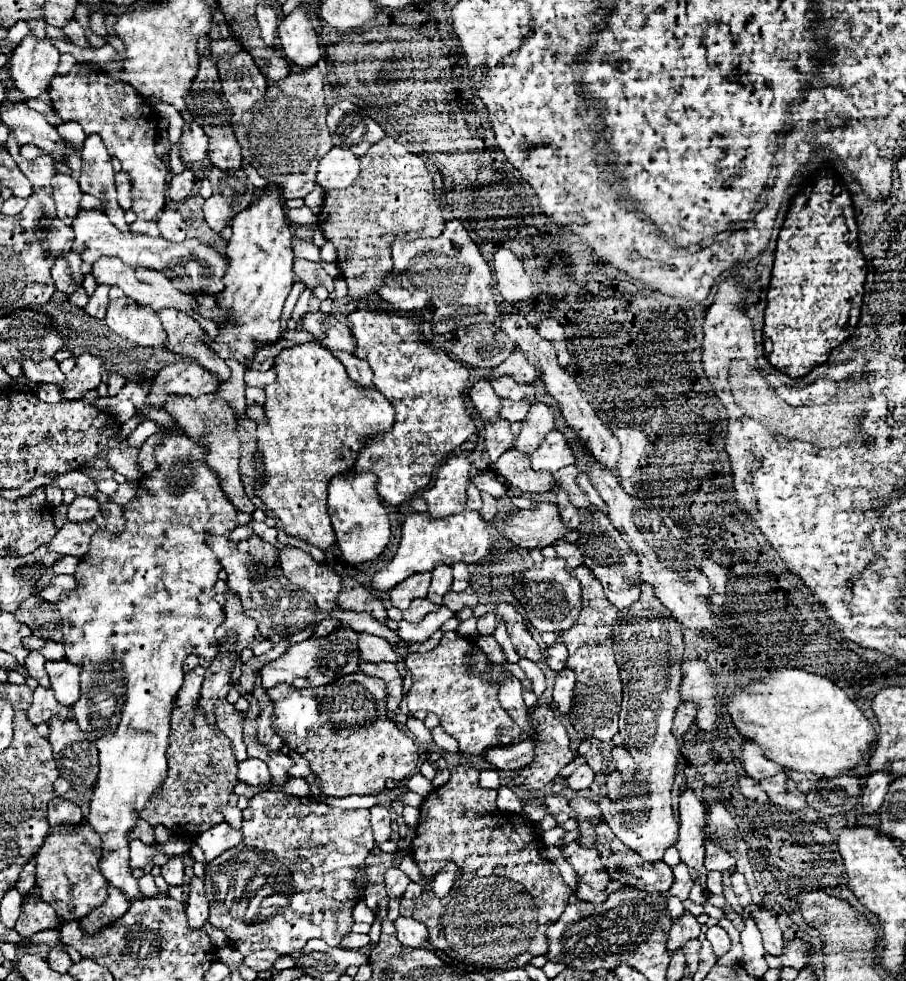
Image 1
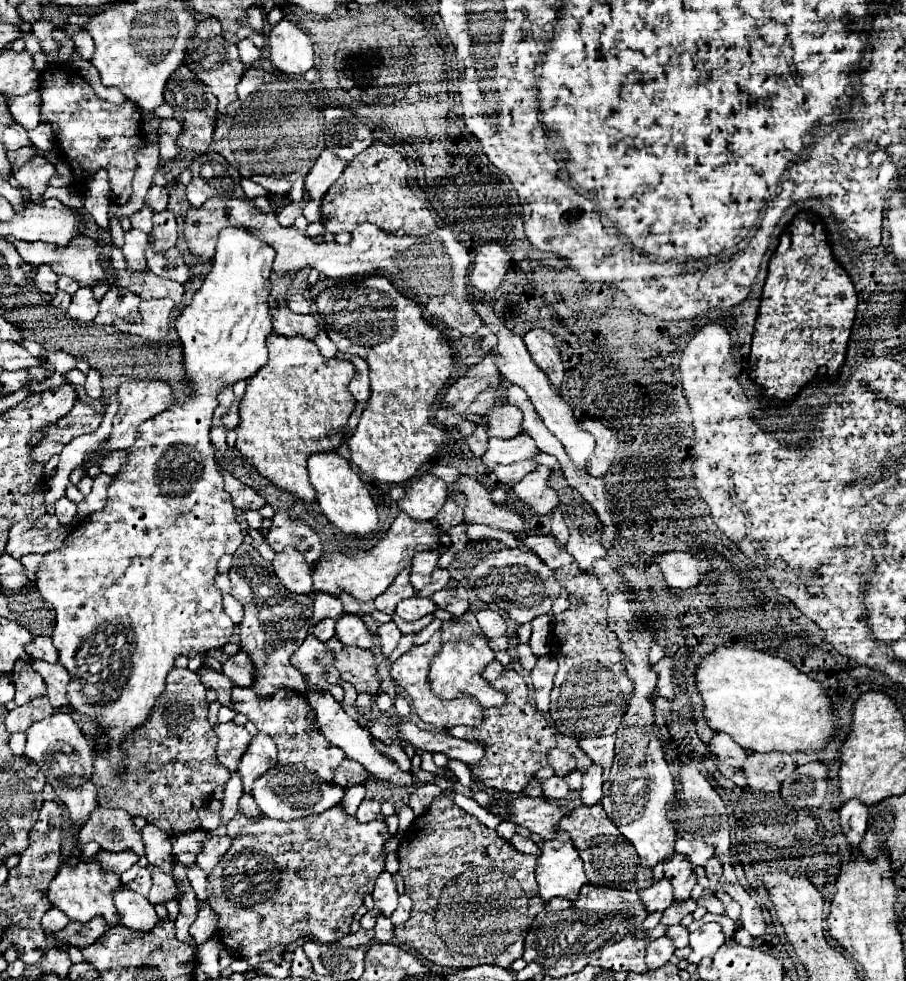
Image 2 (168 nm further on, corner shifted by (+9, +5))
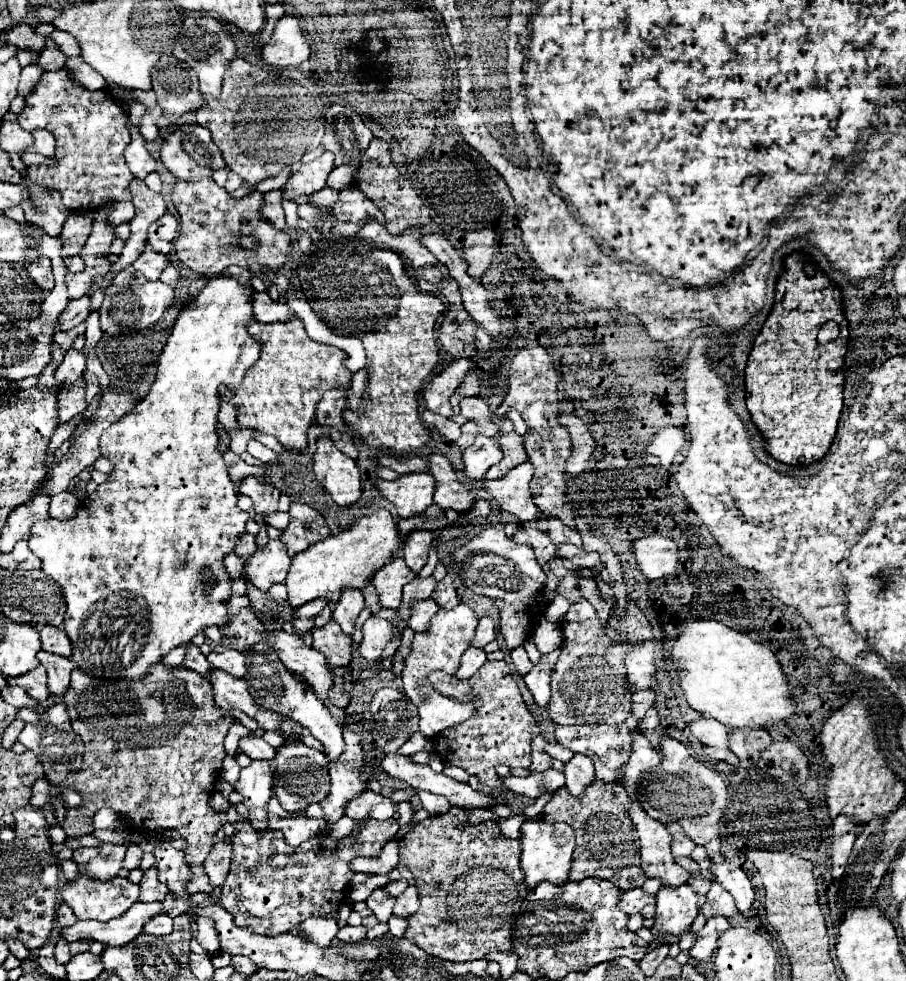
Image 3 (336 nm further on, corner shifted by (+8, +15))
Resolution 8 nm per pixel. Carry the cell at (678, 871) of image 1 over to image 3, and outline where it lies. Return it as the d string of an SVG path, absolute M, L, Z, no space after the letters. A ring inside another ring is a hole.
M641 888L627 890L627 892L623 892L623 896L619 896L619 908L625 914L637 914L647 904L655 904L655 896L645 894Z

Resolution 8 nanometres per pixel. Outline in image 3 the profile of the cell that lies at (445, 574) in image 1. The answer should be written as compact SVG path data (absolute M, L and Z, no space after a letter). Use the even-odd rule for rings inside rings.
M411 530L403 544L403 558L413 572L419 572L429 556L429 548L433 542L433 532L429 530Z

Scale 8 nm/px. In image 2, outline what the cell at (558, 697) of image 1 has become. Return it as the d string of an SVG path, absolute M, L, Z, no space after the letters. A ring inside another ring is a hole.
M542 656L534 666L534 670L530 672L532 686L534 686L534 702L540 712L550 710L550 690L556 670L558 670L558 662L554 662L554 658L550 656Z

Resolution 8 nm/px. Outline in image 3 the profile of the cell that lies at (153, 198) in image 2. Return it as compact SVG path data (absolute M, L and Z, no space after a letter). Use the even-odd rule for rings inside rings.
M133 180L129 184L129 190L131 190L131 202L135 206L135 216L129 220L131 236L125 240L125 246L119 254L119 260L111 266L111 270L105 276L99 276L93 280L89 294L93 294L97 288L111 286L115 274L121 272L125 266L133 264L137 260L137 256L141 256L145 252L149 226L167 212L167 204L163 200L163 194L149 190L143 180Z

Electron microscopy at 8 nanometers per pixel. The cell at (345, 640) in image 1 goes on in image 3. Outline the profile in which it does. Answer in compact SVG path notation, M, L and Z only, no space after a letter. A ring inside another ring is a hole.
M215 646L207 654L207 660L211 662L213 668L229 672L235 678L243 678L245 670L247 670L245 668L245 654L235 648L229 648L229 646Z

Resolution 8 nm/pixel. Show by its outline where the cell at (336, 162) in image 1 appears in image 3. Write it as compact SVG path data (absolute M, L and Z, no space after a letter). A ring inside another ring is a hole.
M323 152L323 156L319 156L317 160L313 160L309 164L301 164L299 168L295 168L289 182L281 188L283 200L295 200L299 196L309 196L313 192L323 190L325 180L331 170L333 170L331 152Z

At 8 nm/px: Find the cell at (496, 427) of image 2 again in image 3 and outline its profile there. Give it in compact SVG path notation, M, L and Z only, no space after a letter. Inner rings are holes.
M479 396L463 398L463 400L459 402L459 408L461 408L461 414L463 414L467 420L471 420L471 422L475 422L475 424L479 426L479 430L481 430L483 436L495 436L497 424L493 424L493 422L489 420L491 410L489 410L489 406L485 404L483 398L479 398Z

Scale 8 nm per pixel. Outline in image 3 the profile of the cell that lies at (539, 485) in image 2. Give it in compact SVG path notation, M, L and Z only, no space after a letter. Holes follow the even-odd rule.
M523 462L499 480L485 480L483 490L489 492L489 498L495 500L501 510L517 516L521 522L529 522L541 516L539 508L533 504L533 496L529 490L531 478L531 462Z

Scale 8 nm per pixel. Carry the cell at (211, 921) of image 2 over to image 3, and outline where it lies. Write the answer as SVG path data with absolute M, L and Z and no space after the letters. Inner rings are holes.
M197 918L197 942L203 946L205 952L217 952L219 950L219 938L215 932L215 924L209 918Z

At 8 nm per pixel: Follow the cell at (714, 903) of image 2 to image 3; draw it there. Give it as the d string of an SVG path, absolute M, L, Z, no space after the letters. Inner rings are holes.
M691 872L691 876L689 876L687 884L691 884L691 886L695 888L695 894L699 896L698 907L702 906L706 900L705 894L707 894L707 892L709 892L709 888L711 888L711 880L703 878L699 872Z

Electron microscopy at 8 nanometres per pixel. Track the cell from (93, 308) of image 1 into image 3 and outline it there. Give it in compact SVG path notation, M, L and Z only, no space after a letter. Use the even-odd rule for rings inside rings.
M81 296L77 300L71 300L67 304L65 312L59 316L55 332L59 332L59 330L71 330L77 324L85 322L87 316L89 316L89 300L91 300L91 296Z

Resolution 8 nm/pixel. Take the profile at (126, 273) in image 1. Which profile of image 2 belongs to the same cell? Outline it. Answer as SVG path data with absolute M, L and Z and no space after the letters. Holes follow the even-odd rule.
M80 236L80 238L74 238L66 248L54 248L50 244L44 244L44 242L24 242L24 240L12 240L12 244L16 246L16 250L20 252L20 256L24 258L24 262L28 264L34 264L34 266L40 266L40 264L50 264L52 270L56 274L64 274L64 276L70 276L74 278L80 286L96 286L100 282L110 282L110 284L116 284L118 276L112 270L112 260L106 258L106 260L100 260L102 256L102 246L94 240L94 238L88 238L88 236Z

